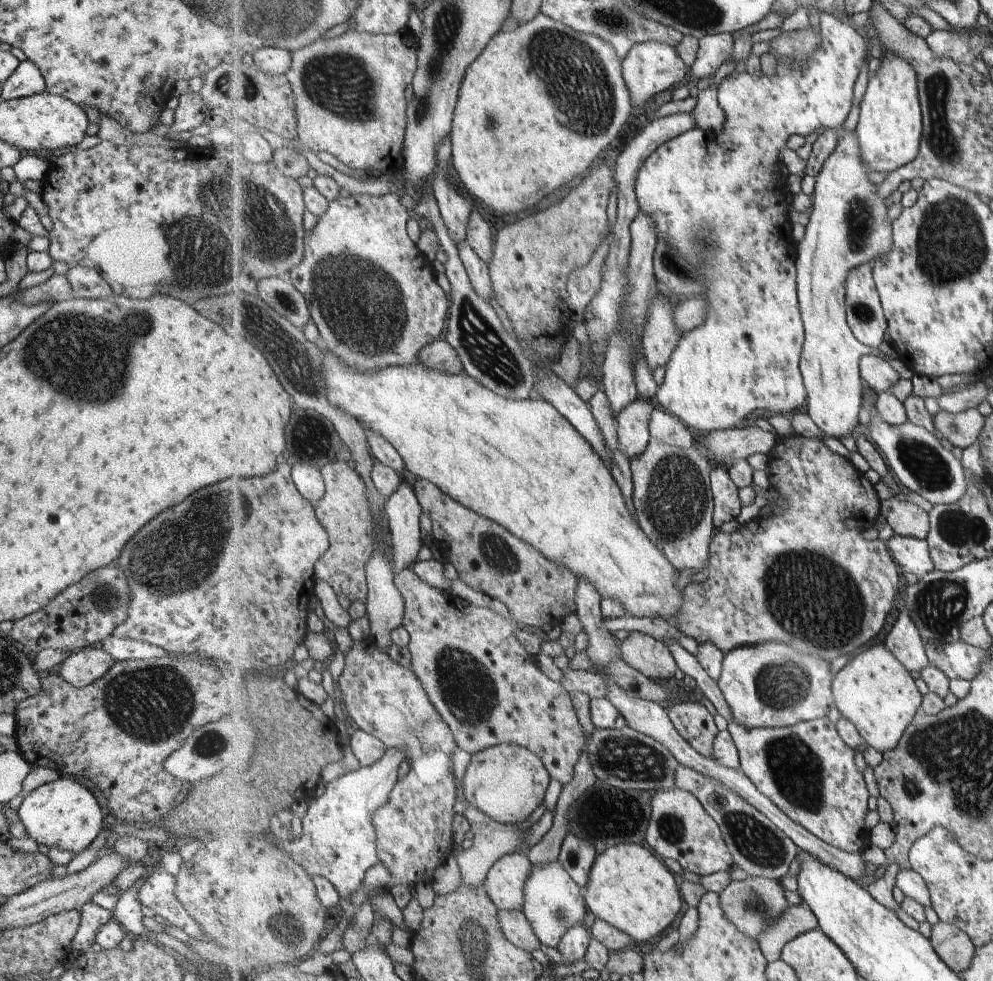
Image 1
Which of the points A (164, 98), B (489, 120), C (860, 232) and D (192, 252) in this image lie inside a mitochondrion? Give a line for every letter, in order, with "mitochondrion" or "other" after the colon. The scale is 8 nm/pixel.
A: other
B: mitochondrion
C: mitochondrion
D: mitochondrion

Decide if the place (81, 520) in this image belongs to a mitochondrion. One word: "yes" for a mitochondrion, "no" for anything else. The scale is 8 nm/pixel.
no

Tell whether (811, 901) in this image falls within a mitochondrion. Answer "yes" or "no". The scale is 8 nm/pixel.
no

